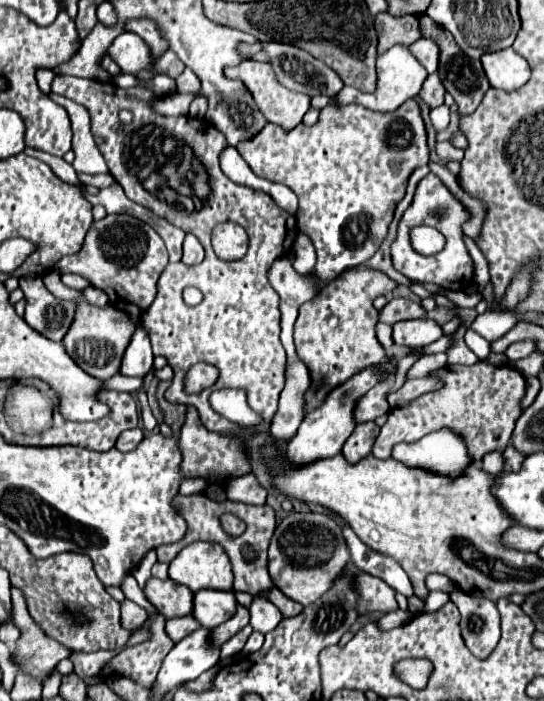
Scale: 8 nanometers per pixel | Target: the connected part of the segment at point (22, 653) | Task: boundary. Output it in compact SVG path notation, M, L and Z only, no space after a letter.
M12 589L12 619L22 631L14 651L14 661L22 667L22 671L44 679L62 659L70 657L70 651L64 645L46 637L46 633L42 633L42 629L38 629L38 625L30 619L20 589Z

